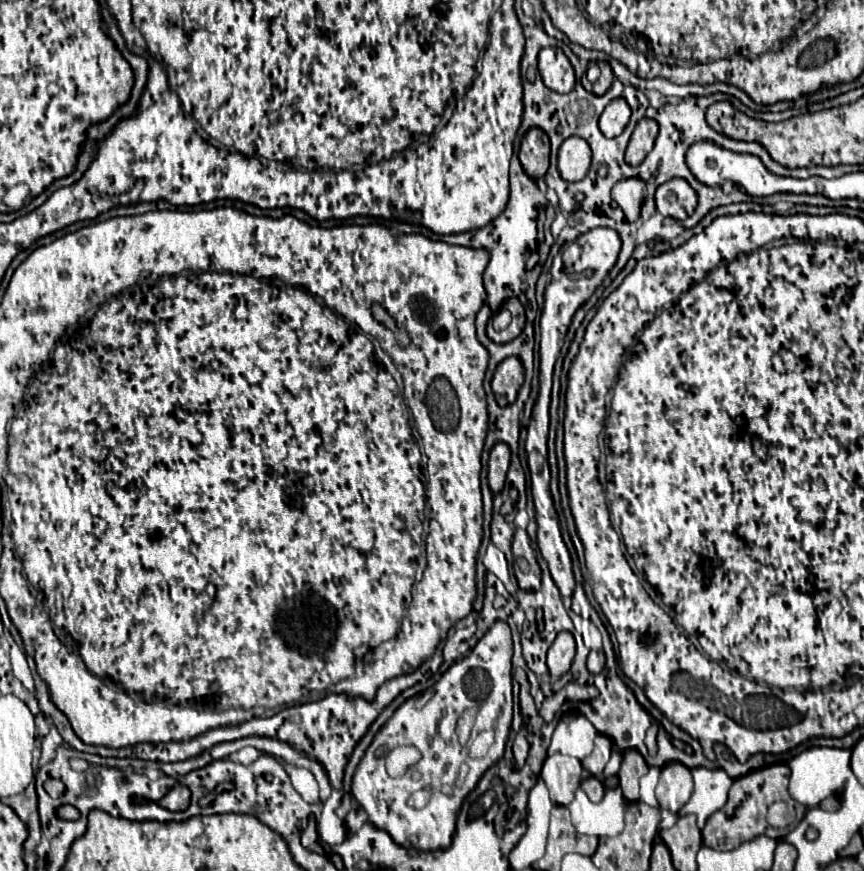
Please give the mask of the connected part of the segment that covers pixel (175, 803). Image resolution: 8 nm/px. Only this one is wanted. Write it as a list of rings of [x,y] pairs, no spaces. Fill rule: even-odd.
[[[171,790],[167,796],[163,796],[161,800],[157,800],[159,806],[169,808],[169,810],[185,810],[189,806],[189,790]]]

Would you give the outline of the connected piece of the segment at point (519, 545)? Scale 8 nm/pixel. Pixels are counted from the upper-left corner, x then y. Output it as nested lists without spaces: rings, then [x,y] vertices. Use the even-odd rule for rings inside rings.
[[[517,530],[513,538],[513,570],[521,590],[539,590],[541,588],[541,568],[537,564],[537,554],[531,548],[531,540],[525,530]]]

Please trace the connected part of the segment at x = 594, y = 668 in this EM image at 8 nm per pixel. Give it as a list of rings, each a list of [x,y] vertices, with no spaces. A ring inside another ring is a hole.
[[[599,650],[599,652],[591,652],[589,654],[589,658],[587,658],[587,670],[591,672],[591,674],[599,674],[601,670],[603,670],[603,666],[605,666],[605,654]]]

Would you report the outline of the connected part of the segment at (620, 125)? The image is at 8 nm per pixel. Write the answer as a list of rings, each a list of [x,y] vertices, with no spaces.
[[[617,98],[617,100],[613,100],[613,102],[603,110],[603,114],[601,114],[601,118],[599,118],[599,128],[601,128],[601,132],[603,132],[607,138],[615,138],[615,136],[619,136],[619,134],[625,130],[629,118],[631,118],[631,108],[629,108],[629,104],[627,104],[623,98]]]

